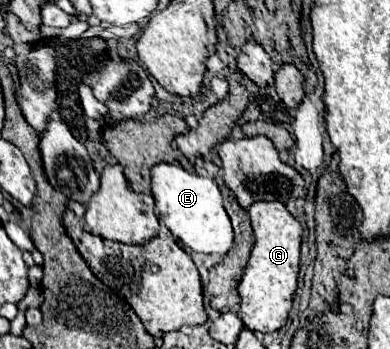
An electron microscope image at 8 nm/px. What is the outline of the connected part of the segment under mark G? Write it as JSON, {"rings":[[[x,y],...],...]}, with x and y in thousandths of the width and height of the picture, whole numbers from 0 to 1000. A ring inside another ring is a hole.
{"rings":[[[659,576],[638,593],[638,622],[654,668],[644,742],[613,811],[618,845],[618,920],[644,948],[695,954],[731,931],[746,891],[751,845],[762,828],[767,713],[772,713],[772,639],[715,576]]]}

